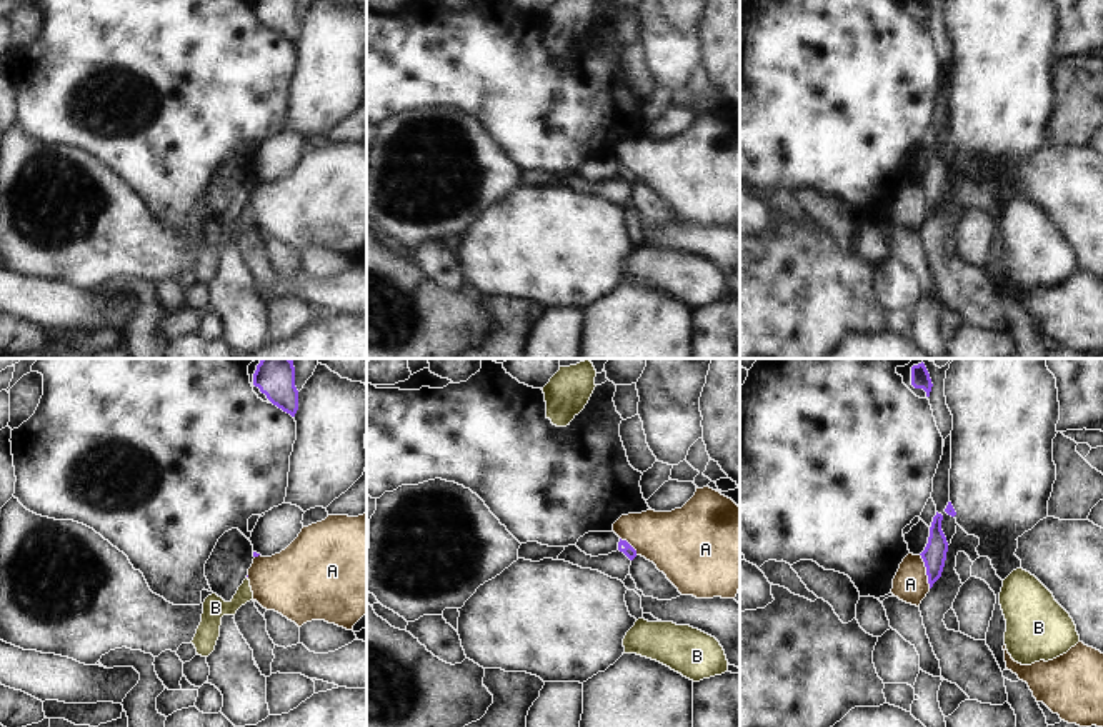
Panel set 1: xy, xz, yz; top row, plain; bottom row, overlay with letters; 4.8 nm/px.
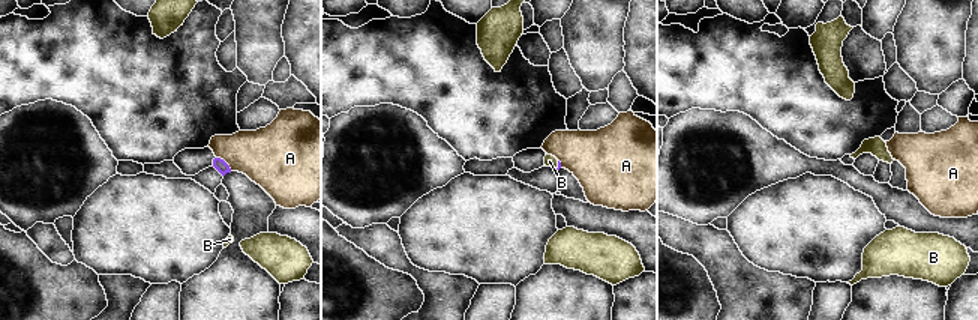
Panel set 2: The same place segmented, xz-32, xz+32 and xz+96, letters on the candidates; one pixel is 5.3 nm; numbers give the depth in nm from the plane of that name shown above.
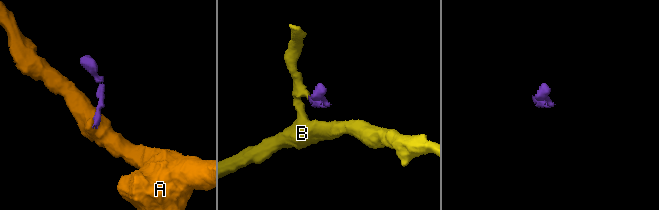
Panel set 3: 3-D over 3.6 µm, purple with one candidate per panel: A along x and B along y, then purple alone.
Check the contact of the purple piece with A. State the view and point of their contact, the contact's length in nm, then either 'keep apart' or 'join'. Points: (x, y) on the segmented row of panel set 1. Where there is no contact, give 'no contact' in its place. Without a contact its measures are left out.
yz (927, 571) | 180 nm | keep apart

